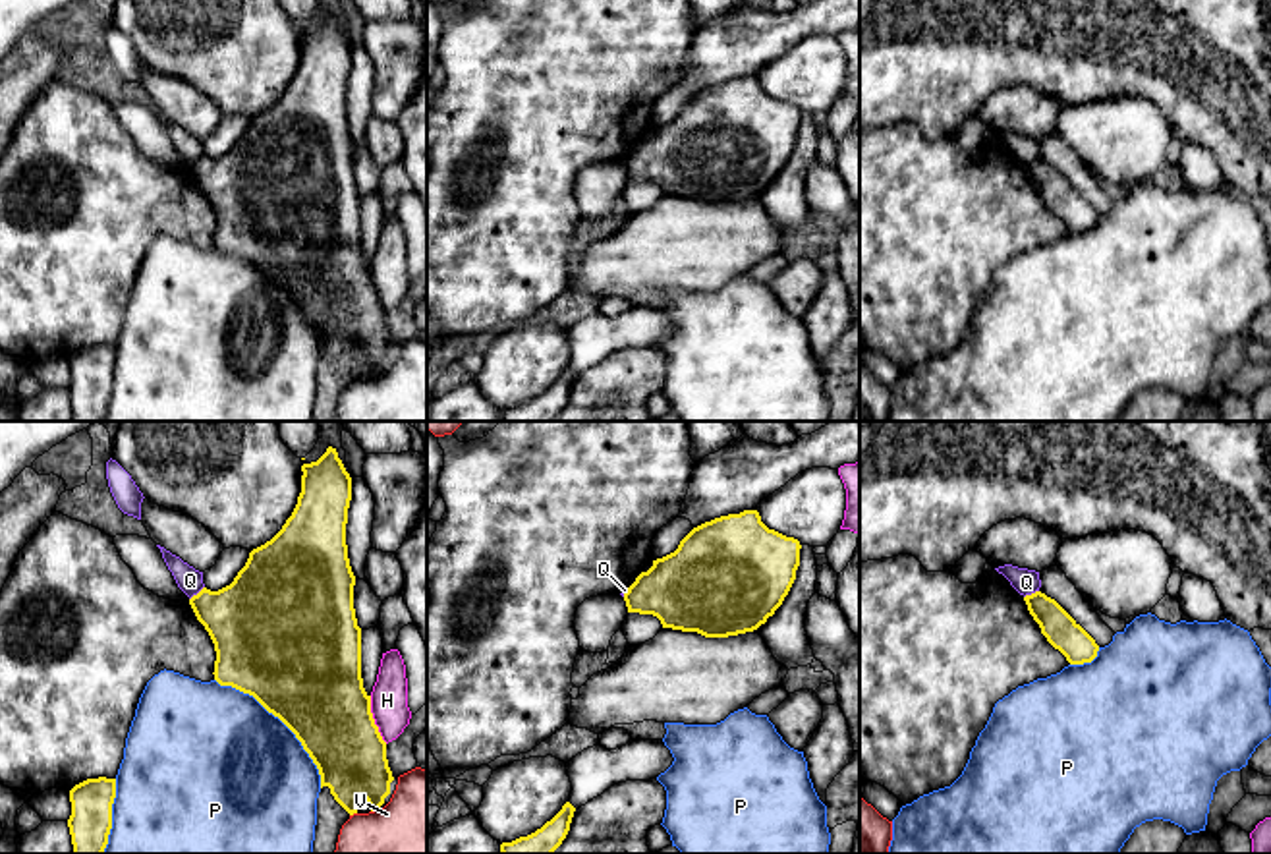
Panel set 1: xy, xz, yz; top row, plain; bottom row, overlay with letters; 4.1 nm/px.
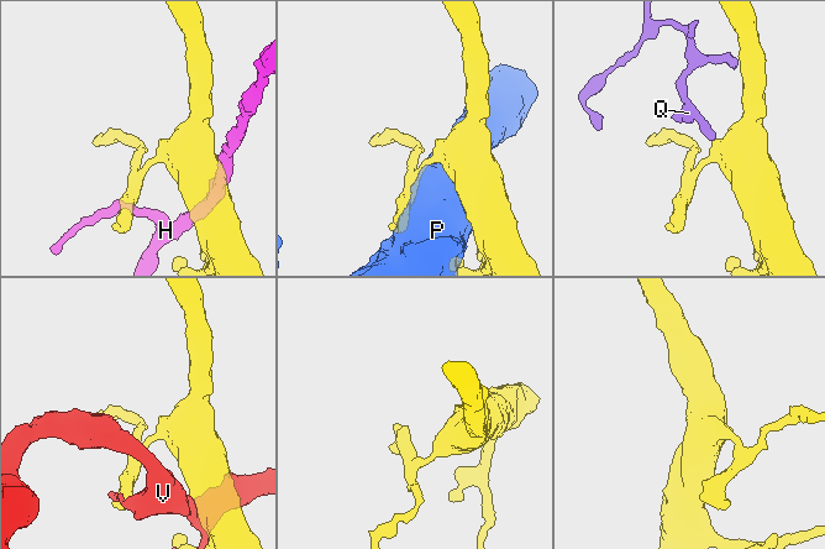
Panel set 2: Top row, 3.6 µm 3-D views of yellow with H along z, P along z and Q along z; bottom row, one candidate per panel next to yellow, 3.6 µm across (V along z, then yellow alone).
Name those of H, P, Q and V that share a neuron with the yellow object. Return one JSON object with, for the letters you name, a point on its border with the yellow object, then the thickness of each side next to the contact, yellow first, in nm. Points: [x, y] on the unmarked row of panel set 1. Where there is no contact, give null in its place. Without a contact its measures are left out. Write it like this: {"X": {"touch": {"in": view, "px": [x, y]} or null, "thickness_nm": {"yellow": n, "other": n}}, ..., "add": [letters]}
{"add": []}

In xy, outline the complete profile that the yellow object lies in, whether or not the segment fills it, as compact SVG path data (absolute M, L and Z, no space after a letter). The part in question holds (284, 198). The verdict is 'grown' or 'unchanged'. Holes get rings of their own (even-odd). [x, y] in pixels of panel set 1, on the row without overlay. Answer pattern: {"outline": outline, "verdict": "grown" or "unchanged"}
{"outline": "M332 14L317 29L303 31L301 39L301 60L282 97L249 120L245 133L230 153L218 158L203 155L189 166L189 172L214 211L214 247L253 263L278 284L317 332L321 356L328 354L350 383L357 381L359 365L375 379L390 361L394 344L386 327L386 309L375 292L371 263L361 245L361 195L353 176L355 143L346 112L352 44Z", "verdict": "unchanged"}

